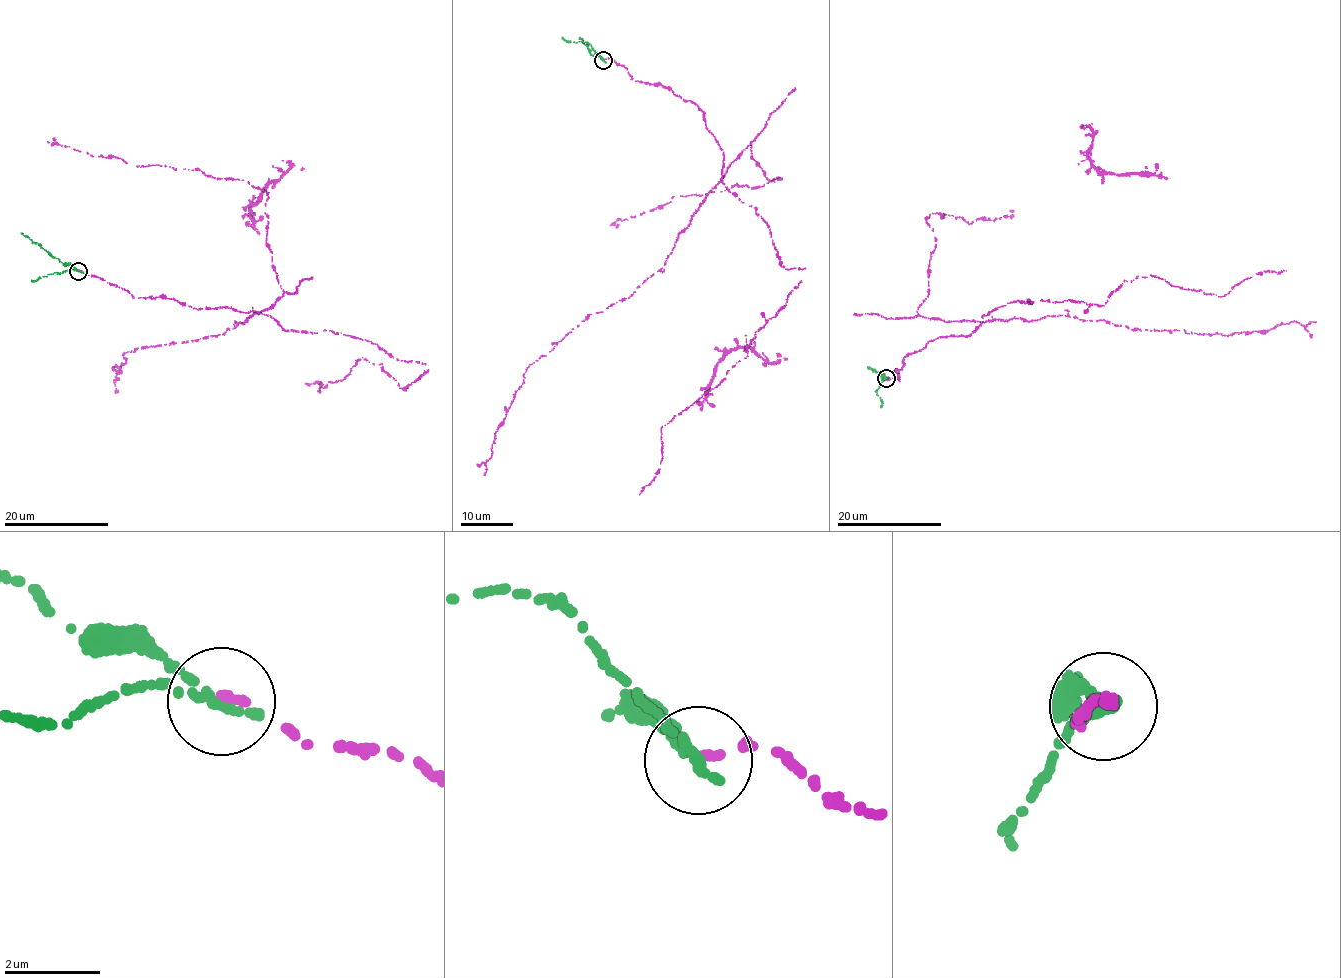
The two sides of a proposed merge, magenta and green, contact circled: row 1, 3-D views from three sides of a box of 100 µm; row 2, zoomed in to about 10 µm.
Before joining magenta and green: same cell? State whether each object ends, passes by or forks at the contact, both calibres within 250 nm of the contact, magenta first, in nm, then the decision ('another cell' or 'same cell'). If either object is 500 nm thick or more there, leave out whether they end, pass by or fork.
magenta ends there; green passes by; 160 nm thick on the magenta side, 240 nm on the other; same cell

